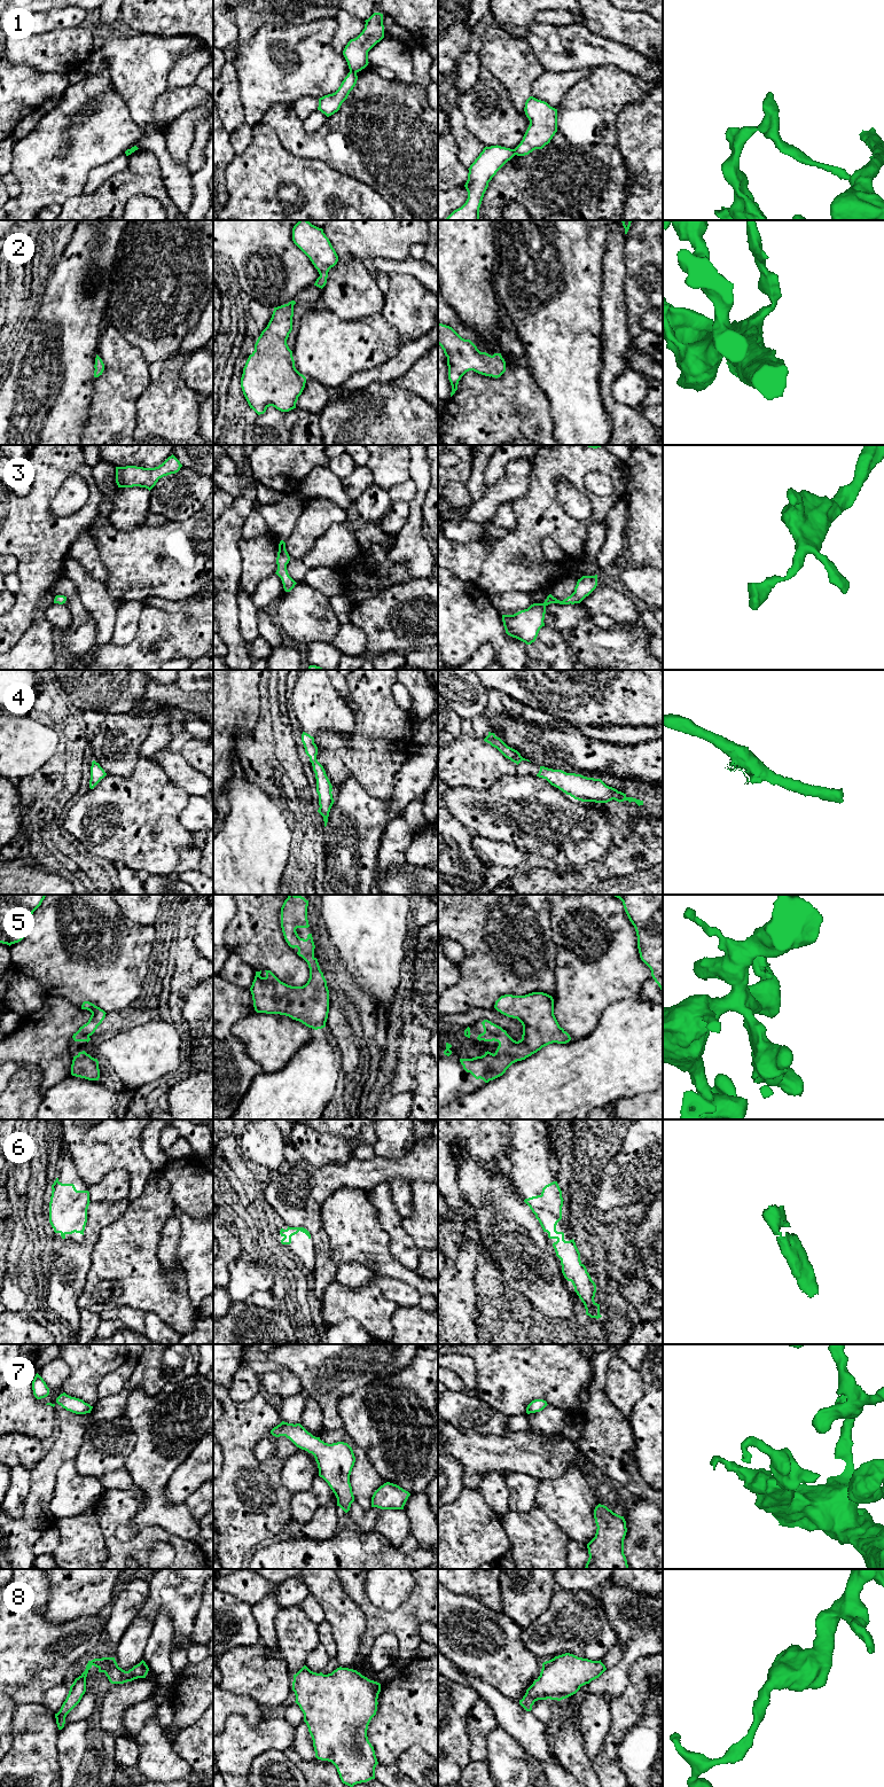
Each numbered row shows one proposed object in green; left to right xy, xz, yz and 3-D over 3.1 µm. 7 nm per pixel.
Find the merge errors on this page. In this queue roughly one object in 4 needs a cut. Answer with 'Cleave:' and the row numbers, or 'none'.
Cleave: 1

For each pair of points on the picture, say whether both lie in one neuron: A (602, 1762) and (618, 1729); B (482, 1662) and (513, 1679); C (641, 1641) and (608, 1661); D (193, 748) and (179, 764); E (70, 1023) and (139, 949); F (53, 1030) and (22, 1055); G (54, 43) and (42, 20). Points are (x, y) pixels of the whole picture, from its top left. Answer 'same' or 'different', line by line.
A: same
B: same
C: different
D: different
E: different
F: same
G: different

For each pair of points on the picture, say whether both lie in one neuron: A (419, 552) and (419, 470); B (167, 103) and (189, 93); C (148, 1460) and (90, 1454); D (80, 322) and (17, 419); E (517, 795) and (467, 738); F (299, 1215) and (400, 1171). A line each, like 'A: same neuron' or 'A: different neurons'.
A: same neuron
B: same neuron
C: different neurons
D: same neuron
E: different neurons
F: same neuron

